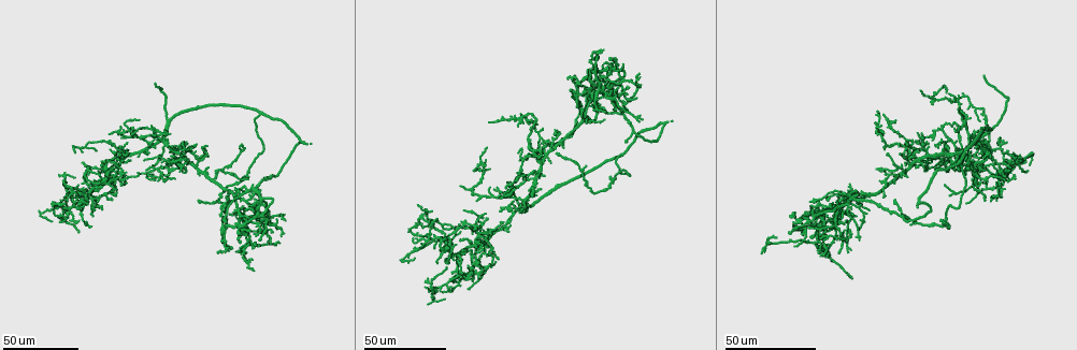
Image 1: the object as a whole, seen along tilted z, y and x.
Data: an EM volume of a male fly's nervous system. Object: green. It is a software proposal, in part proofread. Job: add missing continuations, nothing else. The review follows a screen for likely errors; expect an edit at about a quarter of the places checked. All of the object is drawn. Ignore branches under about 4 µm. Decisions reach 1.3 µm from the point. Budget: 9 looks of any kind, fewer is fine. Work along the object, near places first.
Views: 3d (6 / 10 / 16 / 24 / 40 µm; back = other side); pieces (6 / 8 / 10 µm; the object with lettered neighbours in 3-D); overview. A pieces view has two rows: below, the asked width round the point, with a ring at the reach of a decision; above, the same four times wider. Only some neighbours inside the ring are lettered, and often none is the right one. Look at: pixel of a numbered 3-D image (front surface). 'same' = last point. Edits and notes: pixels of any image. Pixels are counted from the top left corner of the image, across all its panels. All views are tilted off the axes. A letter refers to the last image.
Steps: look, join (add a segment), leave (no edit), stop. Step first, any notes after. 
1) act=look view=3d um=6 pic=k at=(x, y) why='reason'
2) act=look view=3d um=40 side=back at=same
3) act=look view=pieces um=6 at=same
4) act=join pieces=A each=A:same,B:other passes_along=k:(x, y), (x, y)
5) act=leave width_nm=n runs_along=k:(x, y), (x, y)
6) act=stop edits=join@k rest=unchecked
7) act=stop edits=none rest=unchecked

act=look view=3d um=40 pic=1 at=(982, 75) why='branch stops here'

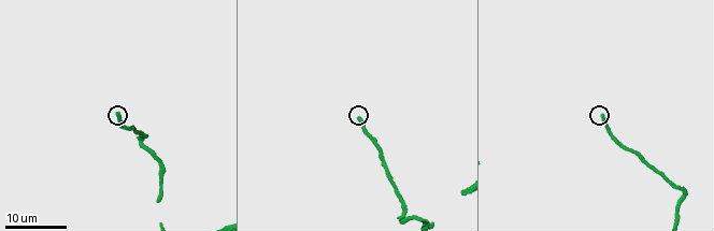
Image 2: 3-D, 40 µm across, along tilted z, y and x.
act=look view=3d um=10 pic=2 at=(116, 112) why='zoom in'

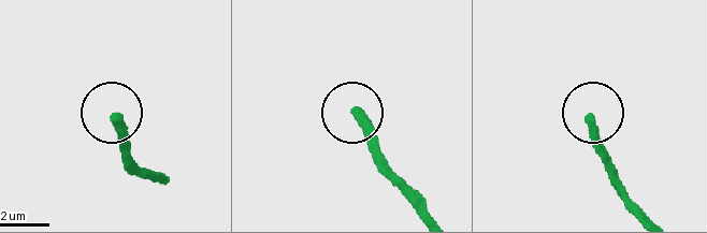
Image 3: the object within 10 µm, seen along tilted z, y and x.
act=look view=pieces um=6 pic=3 at=(358, 113)

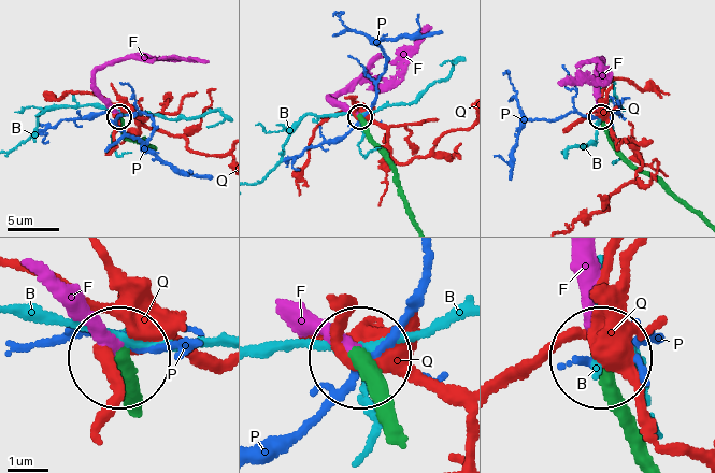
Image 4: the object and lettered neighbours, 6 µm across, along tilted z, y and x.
act=join pieces=F each=B:other,F:same,P:other,Q:other passes_along=4:(388, 434), (358, 349), (320, 323) found='it goes on there'

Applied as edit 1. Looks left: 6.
act=look view=overview

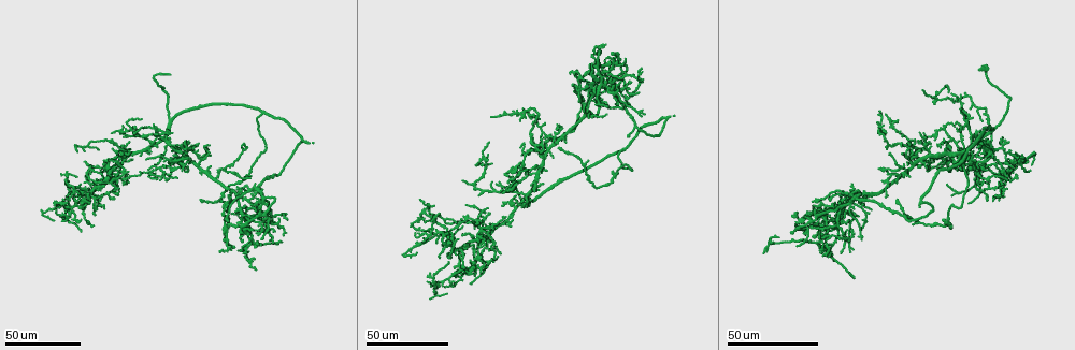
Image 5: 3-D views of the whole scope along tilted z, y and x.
act=look view=3d um=24 pic=5 at=(533, 192) why='free end'

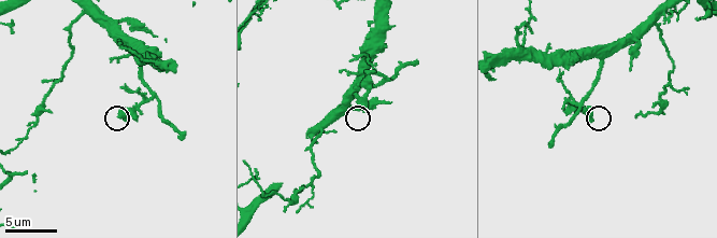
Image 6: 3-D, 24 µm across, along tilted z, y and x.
act=look view=pieces um=8 pic=6 at=(366, 108)

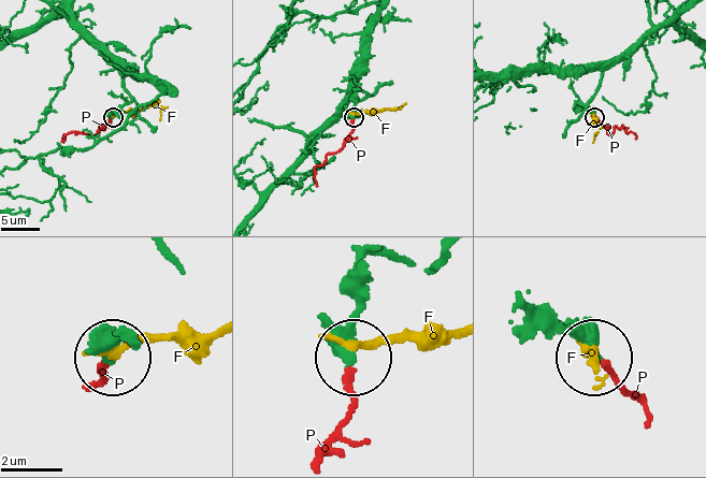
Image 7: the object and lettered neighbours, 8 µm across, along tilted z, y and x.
act=join pieces=P each=F:other,P:same found='it goes on there'

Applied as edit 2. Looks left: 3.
act=look view=overview

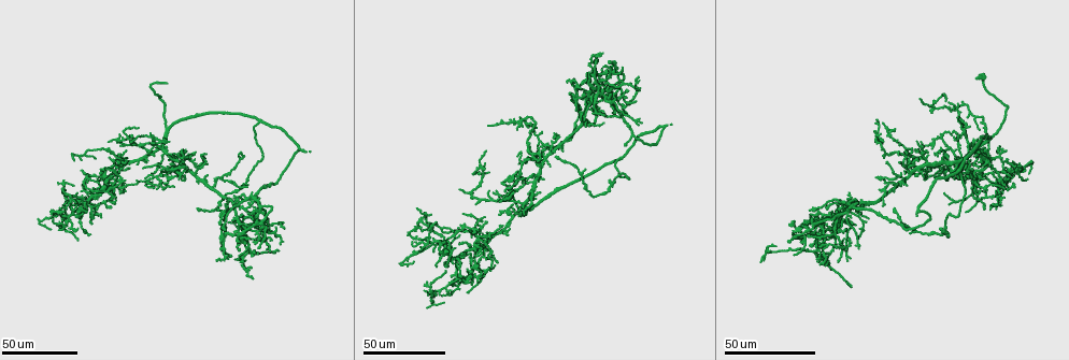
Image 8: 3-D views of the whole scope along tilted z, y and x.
act=look view=3d um=40 pic=8 at=(515, 173) why='end of a long branch'

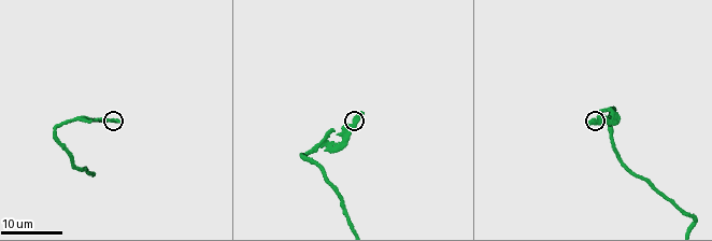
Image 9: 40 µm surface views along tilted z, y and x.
act=look view=pieces um=10 pic=9 at=(359, 113)

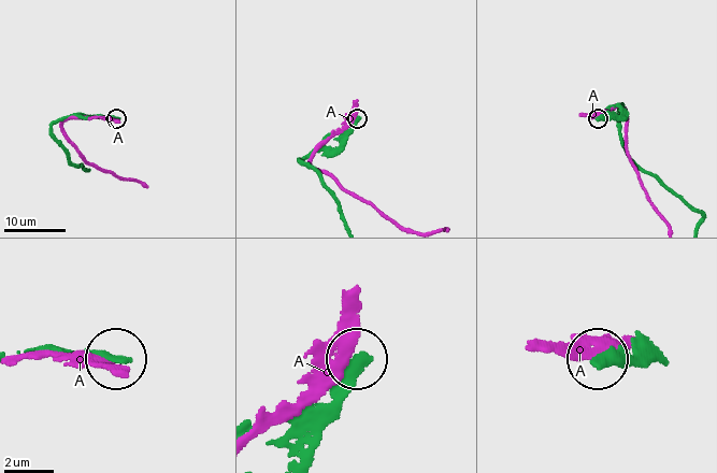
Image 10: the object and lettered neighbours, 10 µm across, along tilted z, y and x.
act=leave each=A:other runs_along=10:(315, 168), (300, 158), (323, 148), (337, 147), (356, 118) found='none of them fits'

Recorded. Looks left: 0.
act=stop edits=join@4,join@7 rest=unchecked

